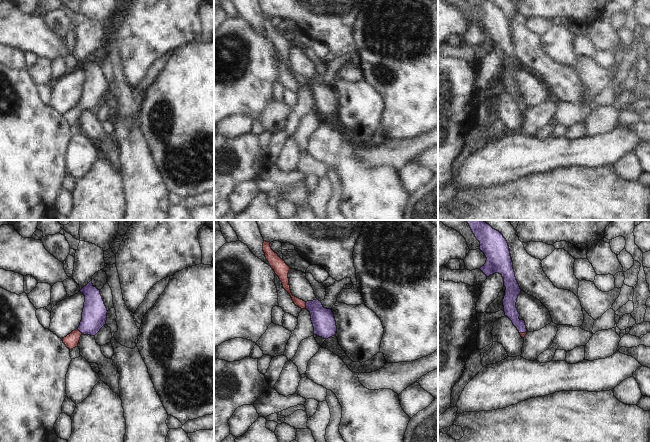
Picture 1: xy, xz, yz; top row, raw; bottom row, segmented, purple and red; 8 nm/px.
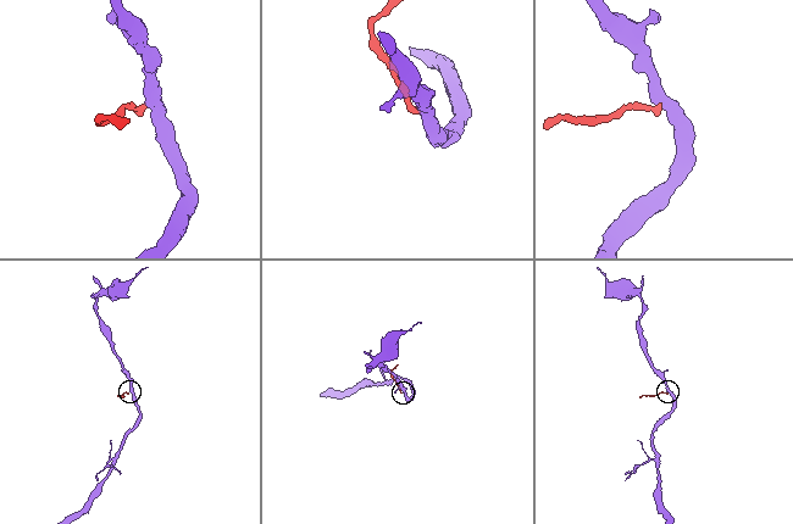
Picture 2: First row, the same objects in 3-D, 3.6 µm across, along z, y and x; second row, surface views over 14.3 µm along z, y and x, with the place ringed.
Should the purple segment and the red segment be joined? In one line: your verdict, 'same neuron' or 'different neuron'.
same neuron

